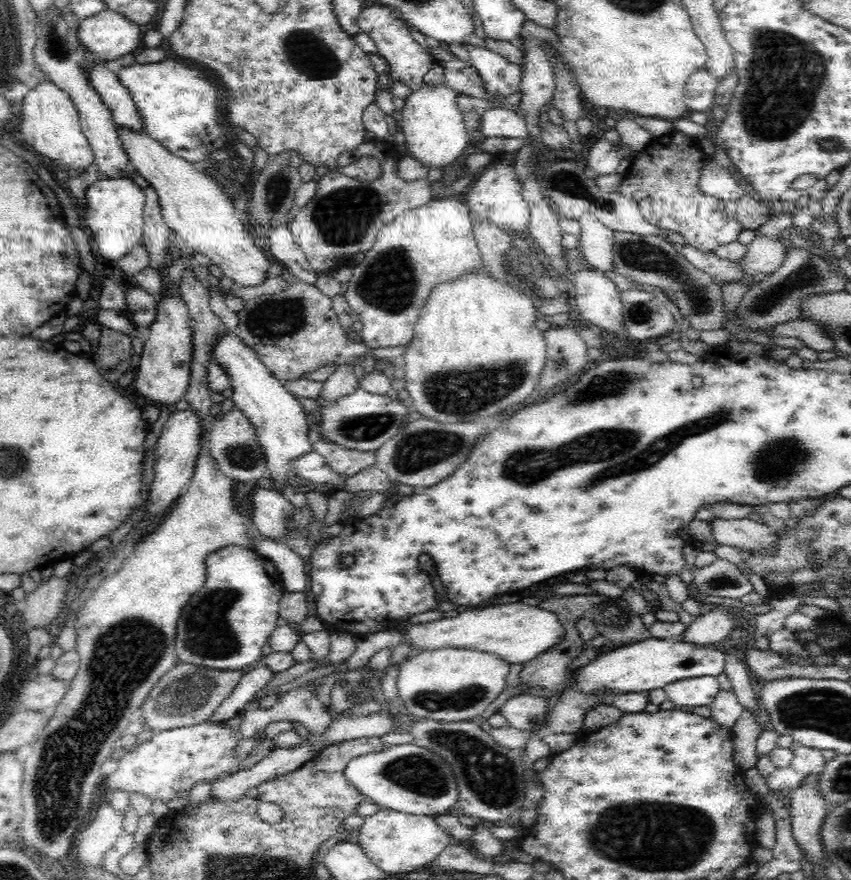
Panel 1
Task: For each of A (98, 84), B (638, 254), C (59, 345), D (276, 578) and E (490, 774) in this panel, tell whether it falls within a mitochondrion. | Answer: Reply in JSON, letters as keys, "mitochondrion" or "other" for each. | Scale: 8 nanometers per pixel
{"A":"other","B":"mitochondrion","C":"other","D":"other","E":"mitochondrion"}

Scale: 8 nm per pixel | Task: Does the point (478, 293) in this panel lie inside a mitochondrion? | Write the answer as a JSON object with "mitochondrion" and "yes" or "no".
{"mitochondrion":"no"}

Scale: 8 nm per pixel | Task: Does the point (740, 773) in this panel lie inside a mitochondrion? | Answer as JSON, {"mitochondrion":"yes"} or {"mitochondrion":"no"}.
{"mitochondrion":"no"}

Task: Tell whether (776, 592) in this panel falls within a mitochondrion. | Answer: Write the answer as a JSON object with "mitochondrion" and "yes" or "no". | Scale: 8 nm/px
{"mitochondrion":"no"}

